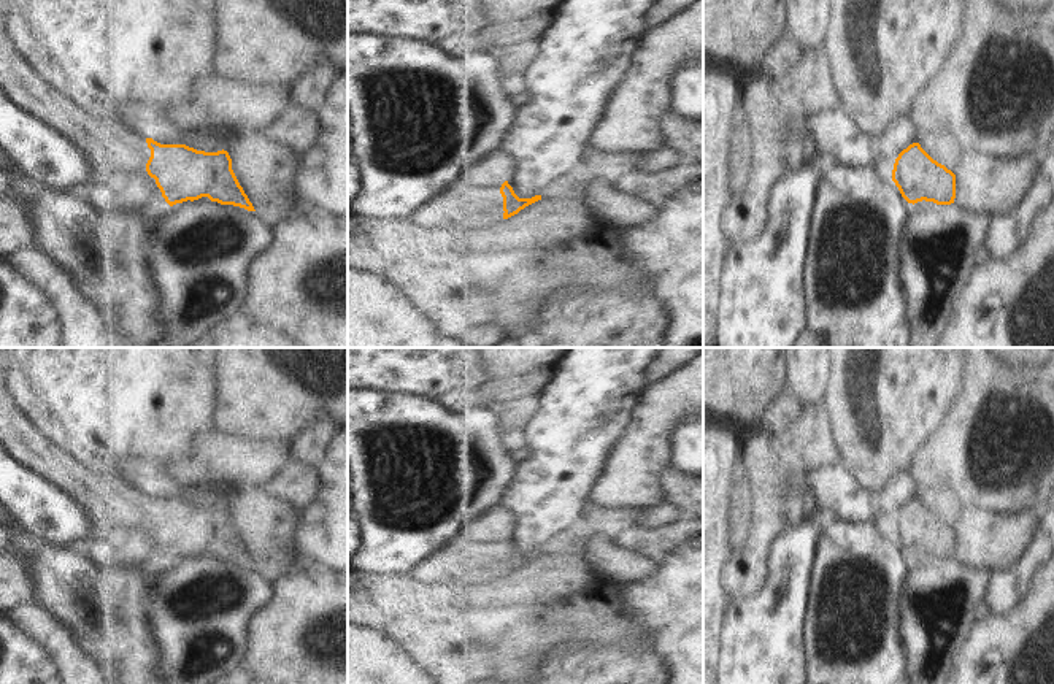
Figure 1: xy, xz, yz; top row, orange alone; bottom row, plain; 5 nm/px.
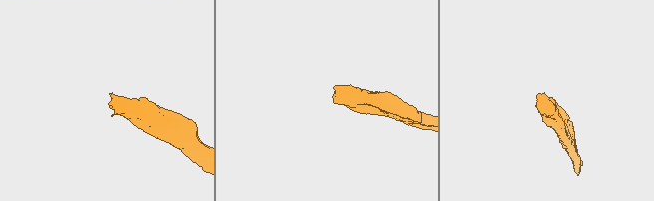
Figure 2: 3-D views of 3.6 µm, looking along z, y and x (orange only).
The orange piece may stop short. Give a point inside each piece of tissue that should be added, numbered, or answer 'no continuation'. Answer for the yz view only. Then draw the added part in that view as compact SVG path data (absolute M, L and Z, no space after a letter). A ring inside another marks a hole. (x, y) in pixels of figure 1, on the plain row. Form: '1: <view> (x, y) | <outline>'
no continuation

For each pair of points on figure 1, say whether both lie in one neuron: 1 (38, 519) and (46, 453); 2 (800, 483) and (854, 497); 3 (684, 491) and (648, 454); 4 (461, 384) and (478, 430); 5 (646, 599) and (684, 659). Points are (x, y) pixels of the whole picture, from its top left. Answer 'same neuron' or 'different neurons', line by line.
1: different neurons
2: same neuron
3: different neurons
4: different neurons
5: same neuron

